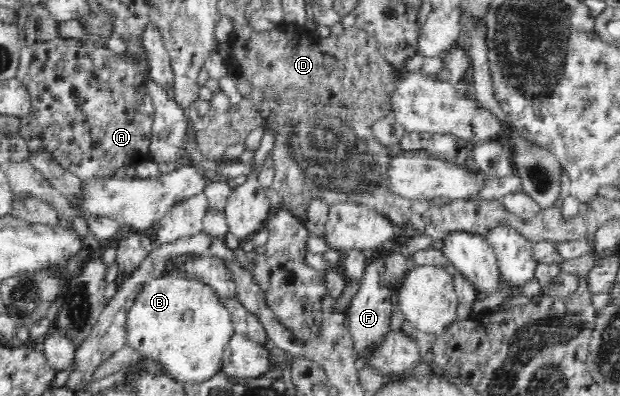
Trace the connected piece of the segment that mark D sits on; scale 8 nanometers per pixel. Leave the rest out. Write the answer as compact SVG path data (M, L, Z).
M237 17L232 19L232 26L233 32L229 38L229 43L231 48L233 48L233 63L235 63L235 66L239 69L241 76L245 76L245 79L253 85L253 90L251 90L251 94L247 94L247 96L243 97L237 106L230 107L228 111L221 114L217 113L217 110L213 108L211 101L198 99L197 102L193 102L193 104L185 110L189 121L189 128L187 128L187 136L184 136L181 146L179 146L180 150L177 153L178 160L176 161L177 165L186 165L184 164L184 157L187 158L187 156L185 155L185 150L183 148L188 148L189 143L195 143L203 157L209 161L216 161L220 164L224 160L223 152L244 151L245 140L252 131L255 131L256 129L273 129L275 130L275 146L270 152L275 168L273 189L275 192L279 193L279 196L283 197L281 207L285 211L293 213L293 216L296 216L302 222L305 222L307 219L307 211L309 210L309 205L312 200L321 199L329 205L339 201L349 201L353 202L354 205L367 205L371 209L377 210L379 213L384 214L394 225L403 224L404 221L409 220L410 222L413 222L413 225L418 229L418 232L422 232L423 235L431 236L433 239L443 239L444 236L459 231L485 236L485 234L487 234L487 230L489 230L489 220L491 220L491 216L489 216L489 214L491 214L491 208L495 208L495 210L503 210L503 214L505 214L506 210L499 206L501 201L473 202L469 199L453 199L449 200L444 206L435 206L432 202L428 202L424 199L401 199L399 196L392 195L390 190L388 190L387 186L389 186L389 183L387 183L387 166L389 166L389 163L387 162L389 160L389 156L387 154L387 150L381 146L383 142L379 142L379 140L373 136L373 122L375 122L377 118L381 120L381 114L385 114L385 110L389 110L389 107L387 107L389 92L393 90L393 82L395 82L395 80L397 80L397 76L400 75L396 74L395 68L392 67L391 64L385 63L384 57L380 55L380 52L376 49L375 40L369 38L363 30L359 30L359 28L356 27L350 27L346 28L342 35L331 34L329 37L322 39L316 33L315 29L309 27L308 25L285 25L282 23L273 29L256 31L247 24L247 19L245 19L245 17Z

